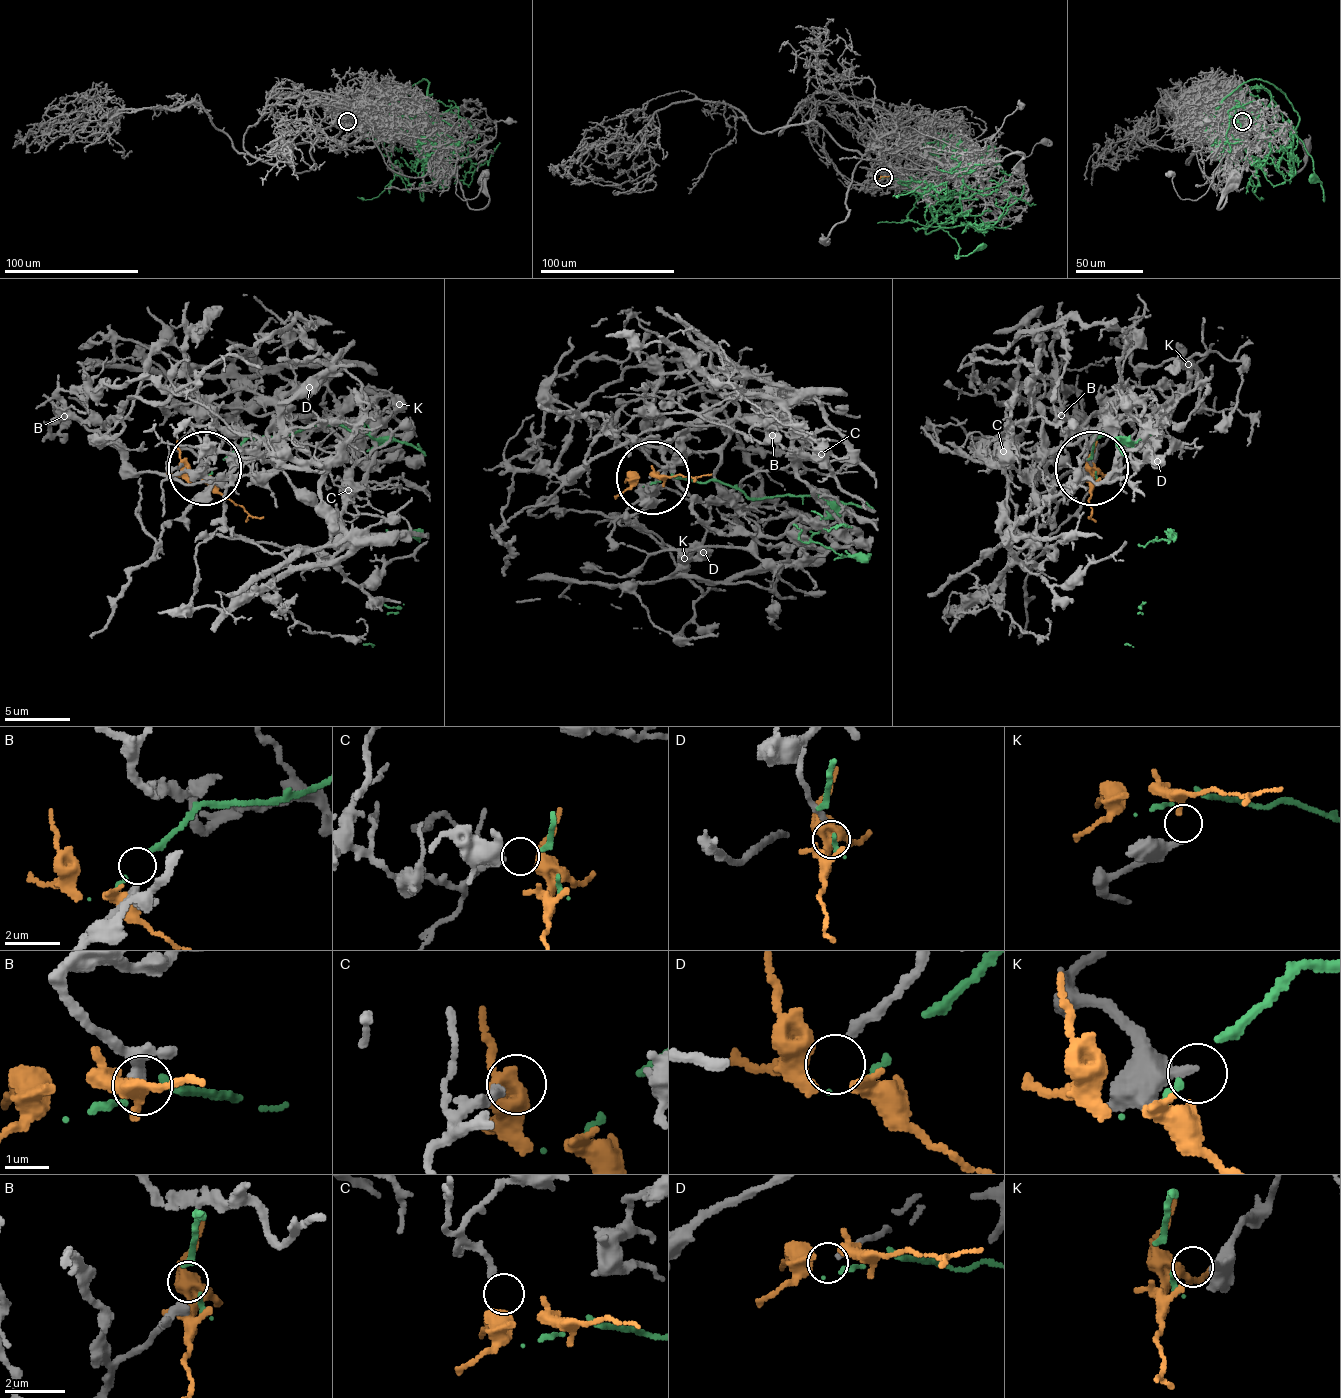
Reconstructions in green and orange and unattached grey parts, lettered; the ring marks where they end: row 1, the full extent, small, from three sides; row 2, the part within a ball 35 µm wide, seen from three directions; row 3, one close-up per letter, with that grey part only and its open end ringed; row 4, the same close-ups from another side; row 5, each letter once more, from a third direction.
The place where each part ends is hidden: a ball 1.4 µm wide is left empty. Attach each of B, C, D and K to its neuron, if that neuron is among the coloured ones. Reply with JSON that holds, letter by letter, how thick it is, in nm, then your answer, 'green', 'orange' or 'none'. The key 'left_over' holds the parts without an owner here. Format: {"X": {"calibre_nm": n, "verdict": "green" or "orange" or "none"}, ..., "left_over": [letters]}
{"B": {"calibre_nm": 240, "verdict": "none"}, "C": {"calibre_nm": 200, "verdict": "orange"}, "D": {"calibre_nm": 190, "verdict": "none"}, "K": {"calibre_nm": 340, "verdict": "none"}, "left_over": ["B", "D", "K"]}

